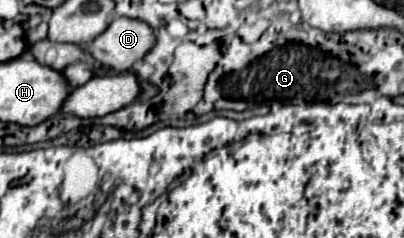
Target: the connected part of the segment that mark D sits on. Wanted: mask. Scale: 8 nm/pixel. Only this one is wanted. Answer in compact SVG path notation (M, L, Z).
M114 17L108 31L98 35L86 51L104 67L116 71L130 71L134 63L142 61L156 43L156 31L130 17Z

